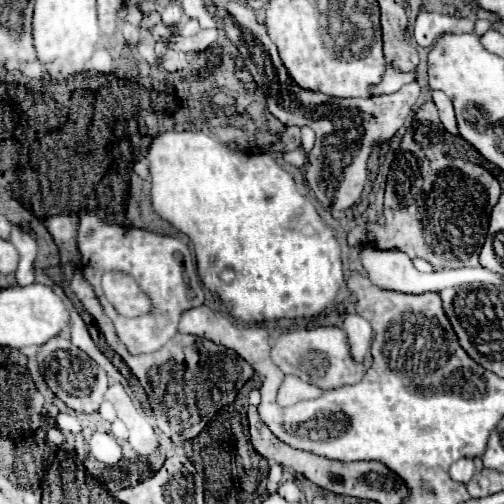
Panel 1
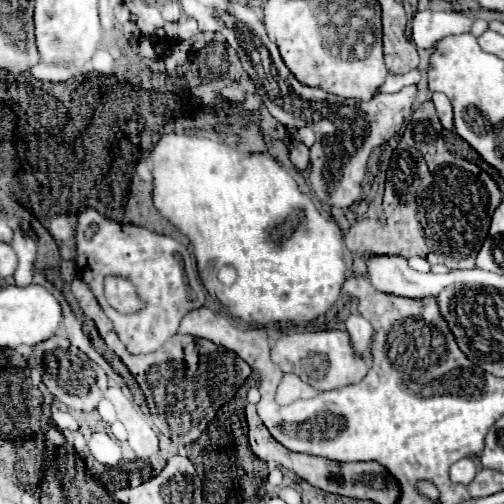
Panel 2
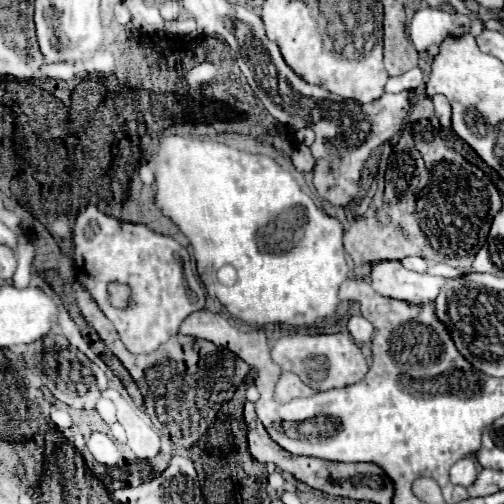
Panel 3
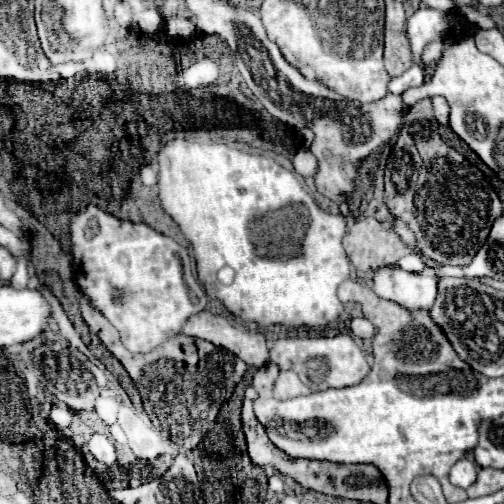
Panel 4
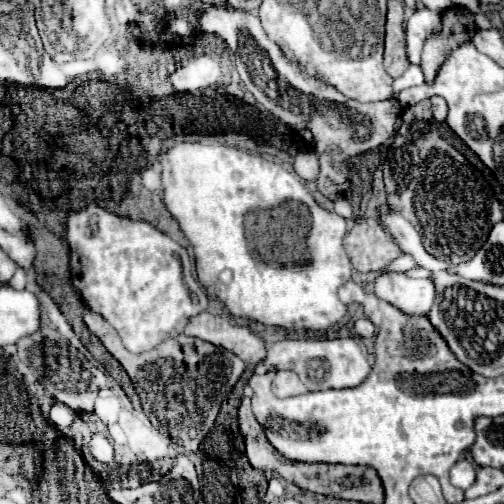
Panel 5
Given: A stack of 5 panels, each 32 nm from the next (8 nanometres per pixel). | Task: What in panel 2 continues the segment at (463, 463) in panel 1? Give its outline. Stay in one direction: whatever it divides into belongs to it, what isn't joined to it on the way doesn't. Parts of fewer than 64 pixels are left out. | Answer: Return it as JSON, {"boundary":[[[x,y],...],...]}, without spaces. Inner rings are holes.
{"boundary":[[[465,457],[458,460],[456,464],[452,464],[452,468],[450,468],[450,480],[456,482],[456,484],[468,486],[474,480],[477,472],[477,461],[474,458]]]}

